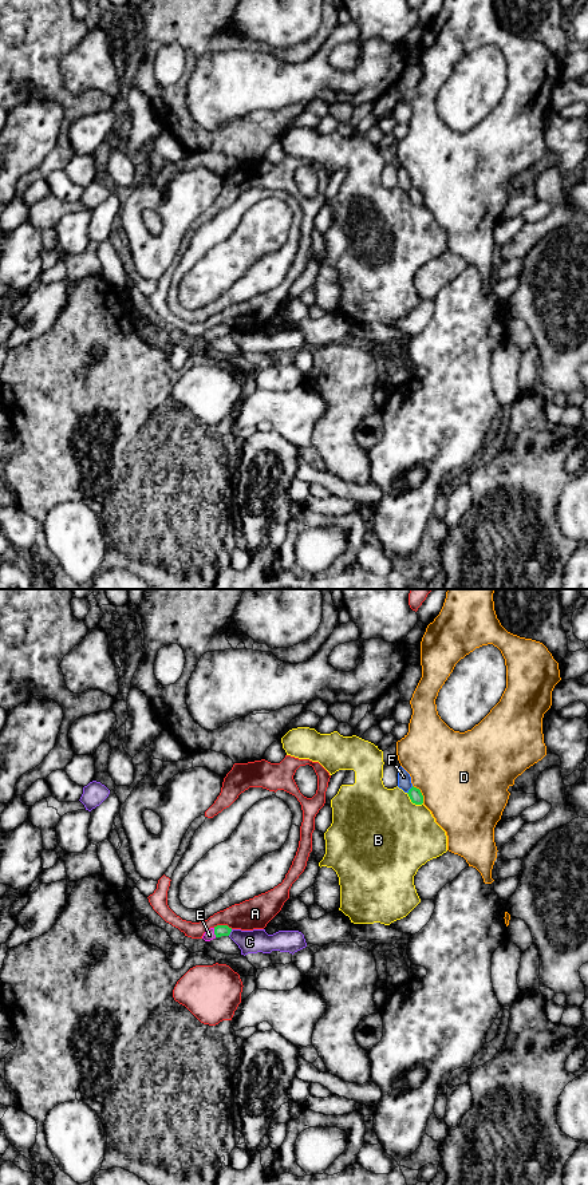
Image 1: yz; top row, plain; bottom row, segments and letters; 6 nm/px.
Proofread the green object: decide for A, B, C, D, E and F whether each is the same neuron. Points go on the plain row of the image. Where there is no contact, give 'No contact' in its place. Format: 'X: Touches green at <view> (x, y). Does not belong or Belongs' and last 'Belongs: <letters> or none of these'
A: Touches green at yz (223, 326). Does not belong
B: Touches green at yz (413, 202). Does not belong
C: Touches green at yz (231, 331). Does not belong
D: Touches green at yz (421, 193). Does not belong
E: Touches green at yz (214, 332). Belongs
F: Touches green at yz (409, 190). Does not belong
Belongs: E

